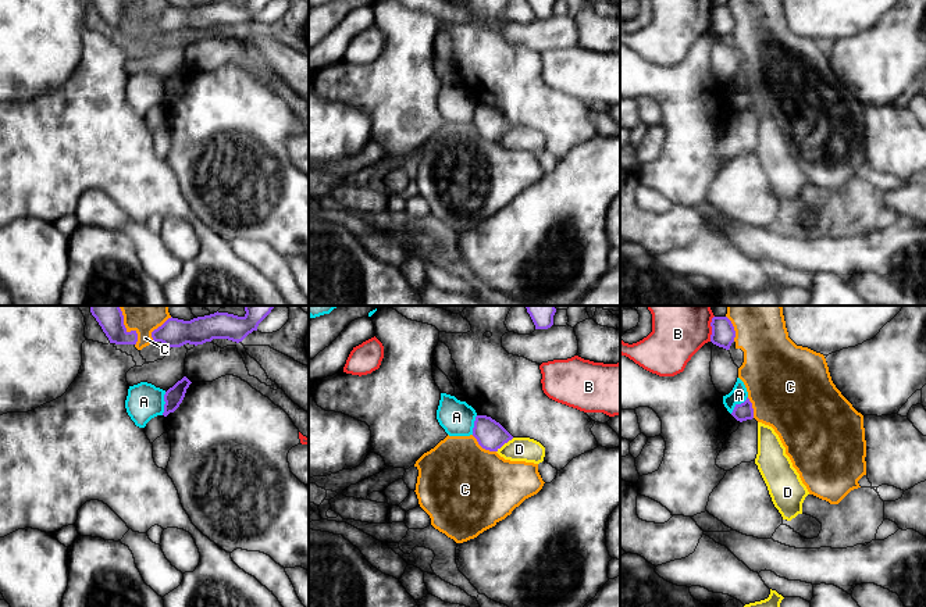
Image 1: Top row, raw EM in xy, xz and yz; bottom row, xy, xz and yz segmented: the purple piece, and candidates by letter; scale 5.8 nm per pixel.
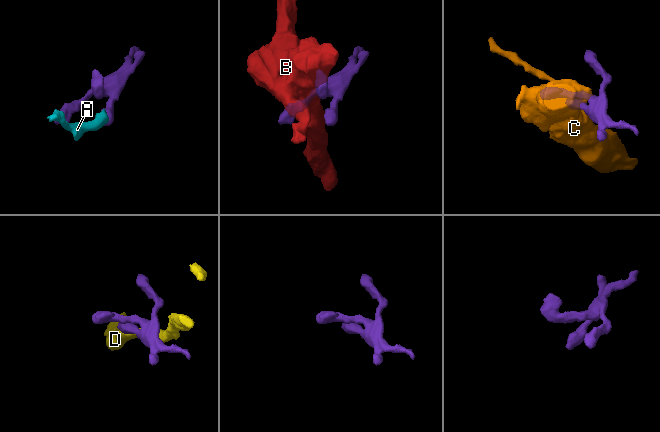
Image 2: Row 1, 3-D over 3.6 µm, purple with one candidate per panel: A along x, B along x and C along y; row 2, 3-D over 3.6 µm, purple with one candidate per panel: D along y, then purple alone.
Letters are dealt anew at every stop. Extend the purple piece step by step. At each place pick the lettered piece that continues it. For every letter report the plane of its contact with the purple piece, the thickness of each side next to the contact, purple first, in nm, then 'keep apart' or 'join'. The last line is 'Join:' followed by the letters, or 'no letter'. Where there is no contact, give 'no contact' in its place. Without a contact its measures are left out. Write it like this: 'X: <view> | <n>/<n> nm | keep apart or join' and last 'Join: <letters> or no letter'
A: xy | 110/200 nm | keep apart
B: yz | 140/300 nm | keep apart
C: xy | 140/140 nm | keep apart
D: xz | 170/140 nm | keep apart
Join: no letter

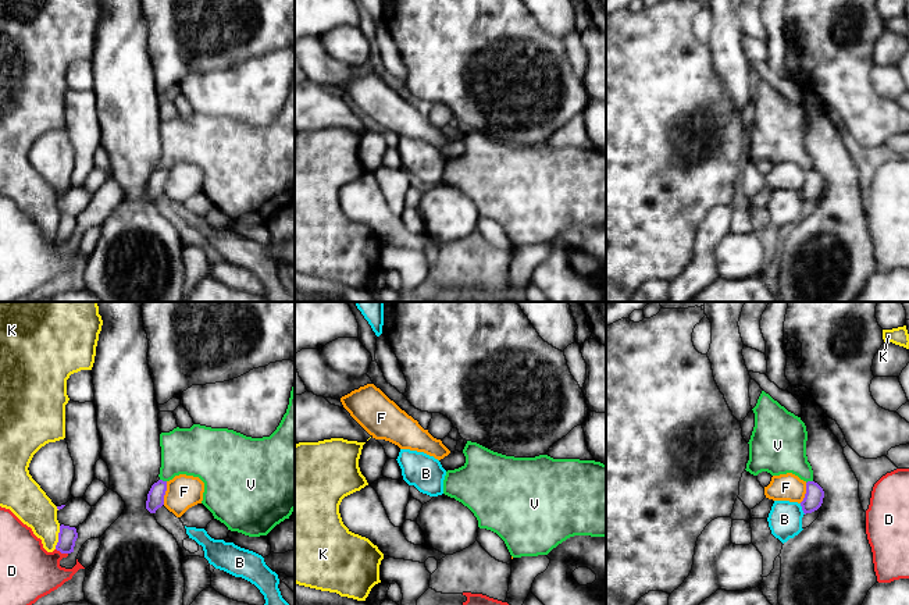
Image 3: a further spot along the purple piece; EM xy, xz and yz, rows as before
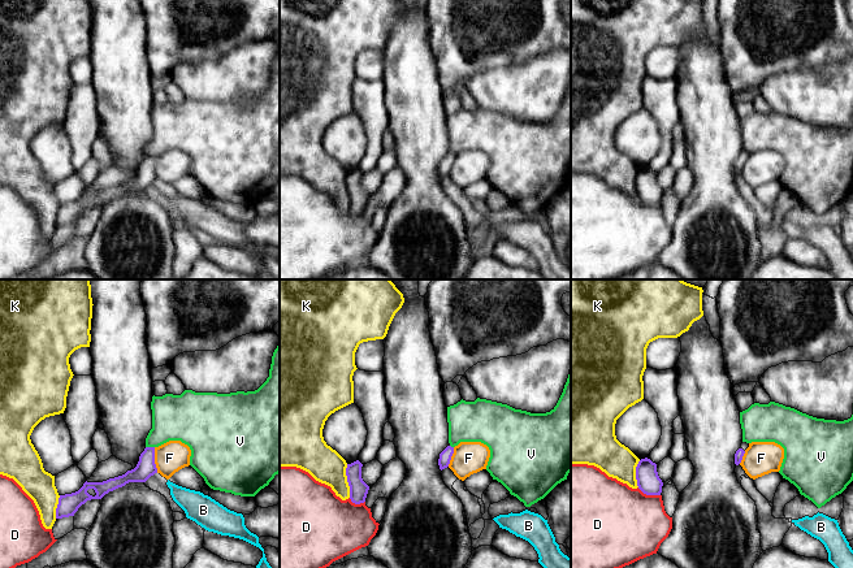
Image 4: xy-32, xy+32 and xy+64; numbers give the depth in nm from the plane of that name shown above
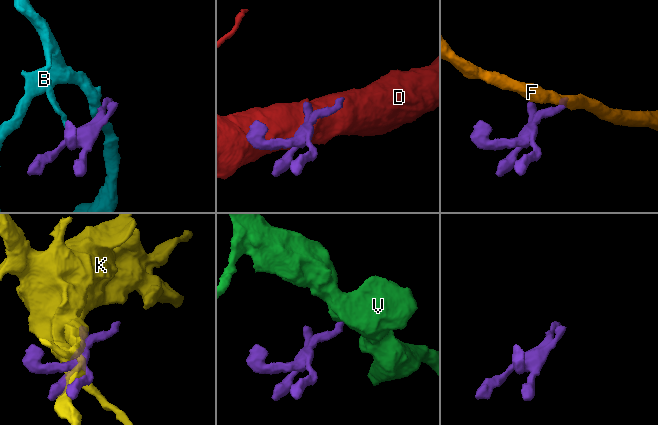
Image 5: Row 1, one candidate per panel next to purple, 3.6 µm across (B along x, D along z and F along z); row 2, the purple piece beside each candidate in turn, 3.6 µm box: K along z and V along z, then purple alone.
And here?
B: yz | 110/190 nm | keep apart
D: xy | 110/320 nm | keep apart
F: xy | 100/190 nm | keep apart
K: xy | 110/220 nm | keep apart
V: xy | 100/280 nm | keep apart
Join: no letter

